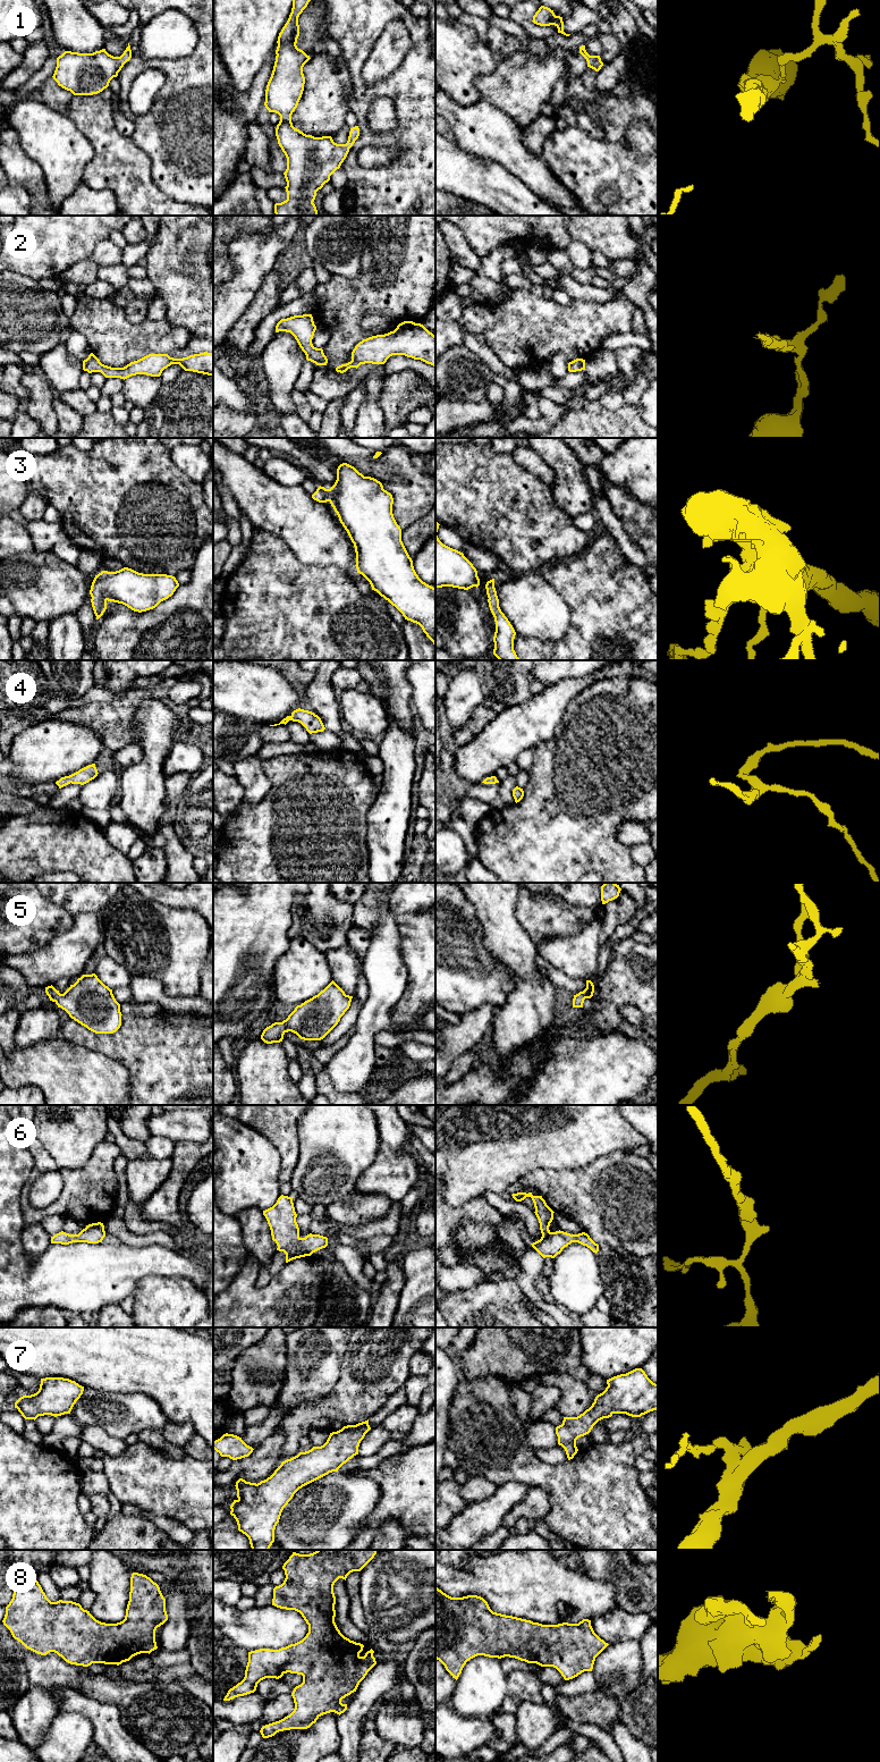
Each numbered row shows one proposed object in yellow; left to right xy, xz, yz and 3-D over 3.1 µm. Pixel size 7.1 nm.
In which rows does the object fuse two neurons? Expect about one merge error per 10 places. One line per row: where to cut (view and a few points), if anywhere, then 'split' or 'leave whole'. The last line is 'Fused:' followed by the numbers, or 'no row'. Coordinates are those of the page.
1: no cut; leave whole
2: no cut; leave whole
3: no cut; leave whole
4: no cut; leave whole
5: no cut; leave whole
6: no cut; leave whole
7: no cut; leave whole
8: no cut; leave whole
Fused: no row

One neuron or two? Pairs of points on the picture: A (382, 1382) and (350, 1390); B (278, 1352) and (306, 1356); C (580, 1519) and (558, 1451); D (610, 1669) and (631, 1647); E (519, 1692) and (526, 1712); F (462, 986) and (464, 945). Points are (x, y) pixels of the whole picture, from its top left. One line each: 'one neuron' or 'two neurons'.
A: one neuron
B: two neurons
C: two neurons
D: one neuron
E: two neurons
F: one neuron

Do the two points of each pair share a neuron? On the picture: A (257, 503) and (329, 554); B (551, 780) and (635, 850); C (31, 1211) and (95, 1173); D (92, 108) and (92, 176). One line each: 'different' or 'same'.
A: same
B: different
C: same
D: same

